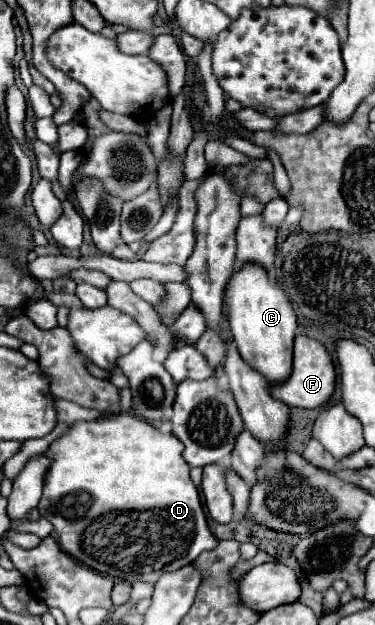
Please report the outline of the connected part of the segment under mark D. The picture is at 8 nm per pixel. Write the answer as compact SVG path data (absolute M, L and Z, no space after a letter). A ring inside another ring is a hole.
M106 415L96 421L78 421L70 427L70 431L66 435L56 439L46 451L46 455L50 455L54 459L54 463L52 463L48 475L44 477L44 493L42 493L38 511L54 525L62 549L68 555L72 555L74 559L78 559L80 563L92 567L98 573L104 573L114 579L124 579L128 583L136 583L136 581L156 583L162 573L176 571L184 565L190 565L202 551L214 549L218 545L216 537L212 535L212 531L206 523L206 515L202 511L198 489L194 487L194 483L190 479L190 465L182 459L182 449L184 447L180 445L180 441L176 441L176 437L172 433L160 433L156 427L152 427L150 423L146 423L134 415Z

